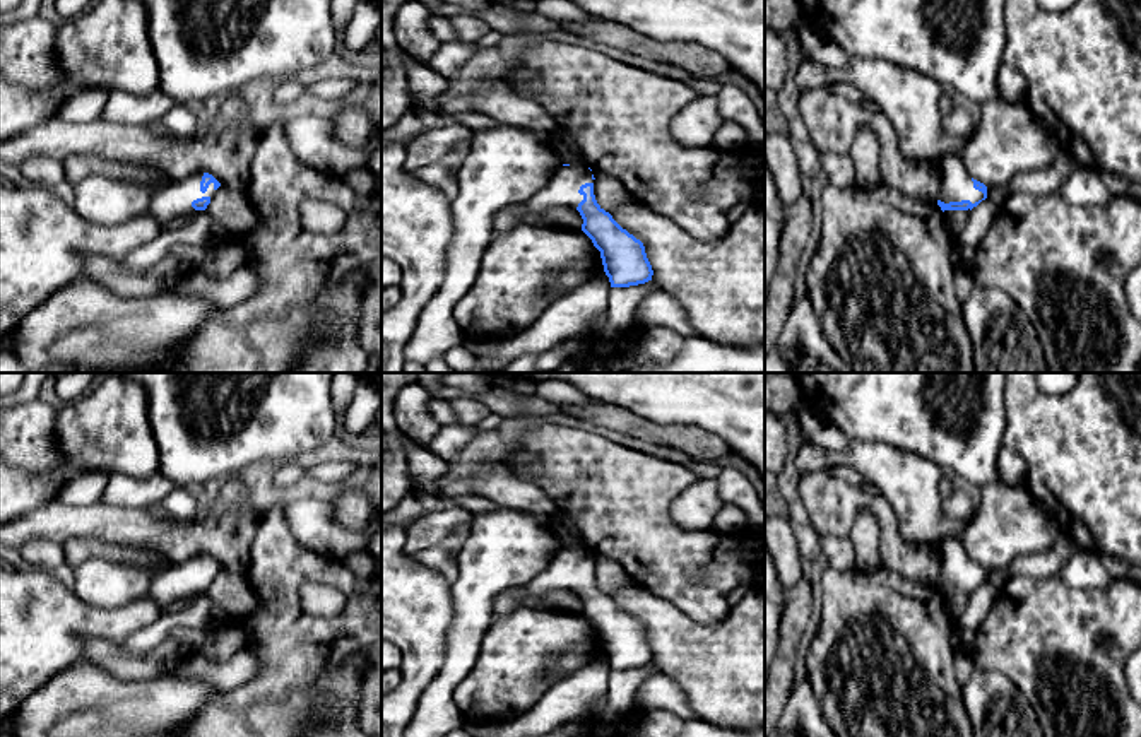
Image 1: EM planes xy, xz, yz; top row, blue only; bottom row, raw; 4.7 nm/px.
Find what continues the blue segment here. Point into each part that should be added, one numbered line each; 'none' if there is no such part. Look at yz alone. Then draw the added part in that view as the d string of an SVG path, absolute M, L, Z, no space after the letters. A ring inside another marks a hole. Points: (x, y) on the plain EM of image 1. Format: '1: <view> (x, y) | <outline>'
1: yz (957, 568) | M953 539L946 542L941 551L943 569L937 583L944 587L970 583L975 587L984 581L984 576L973 571L973 564L960 540Z

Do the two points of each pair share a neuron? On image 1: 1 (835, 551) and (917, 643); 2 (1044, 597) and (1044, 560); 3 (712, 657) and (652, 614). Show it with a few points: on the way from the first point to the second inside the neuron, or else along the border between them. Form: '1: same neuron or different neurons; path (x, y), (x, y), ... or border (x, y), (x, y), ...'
1: different neurons; border (828, 566), (839, 570), (854, 568)
2: different neurons; border (1010, 575), (1058, 577)
3: same neuron; path (697, 657), (668, 630)

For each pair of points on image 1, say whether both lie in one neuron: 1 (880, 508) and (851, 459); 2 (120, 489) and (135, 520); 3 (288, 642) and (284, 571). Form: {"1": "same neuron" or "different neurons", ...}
{"1": "different neurons", "2": "different neurons", "3": "same neuron"}

